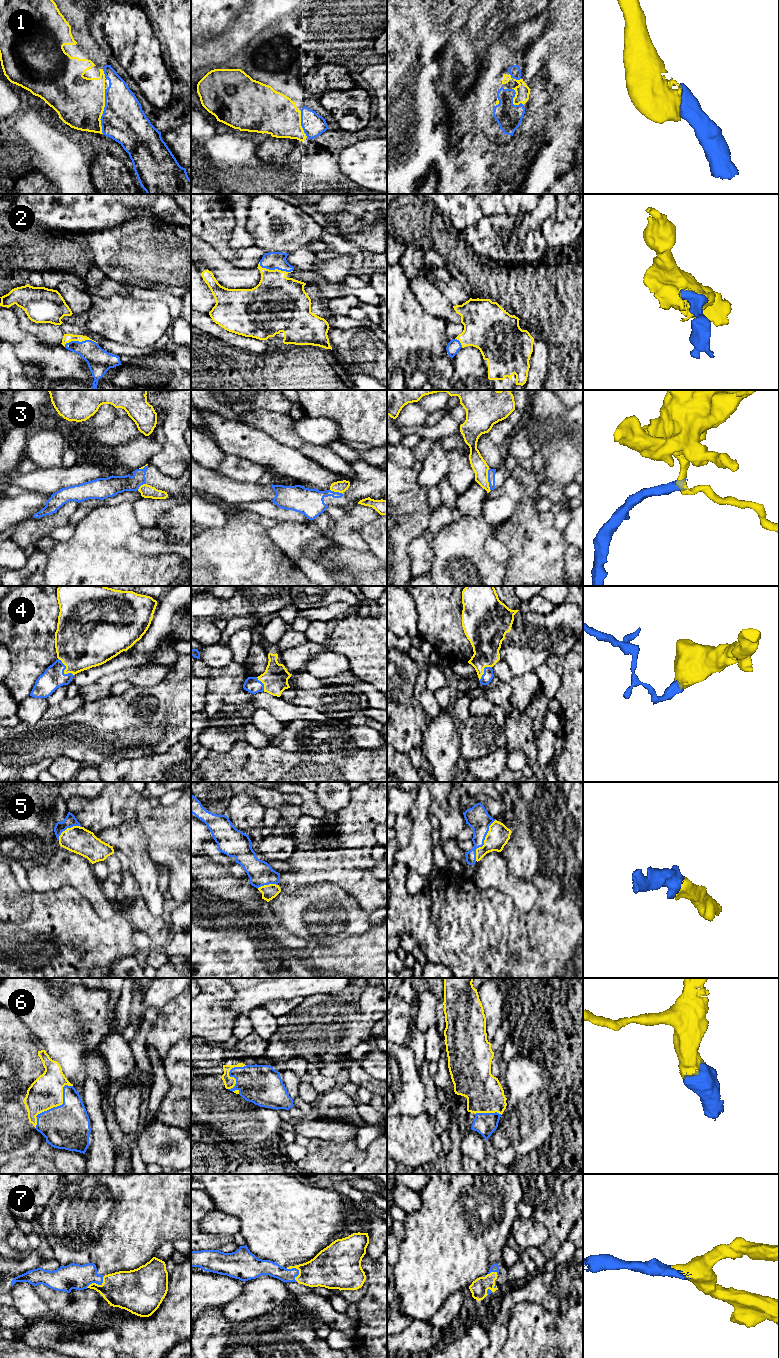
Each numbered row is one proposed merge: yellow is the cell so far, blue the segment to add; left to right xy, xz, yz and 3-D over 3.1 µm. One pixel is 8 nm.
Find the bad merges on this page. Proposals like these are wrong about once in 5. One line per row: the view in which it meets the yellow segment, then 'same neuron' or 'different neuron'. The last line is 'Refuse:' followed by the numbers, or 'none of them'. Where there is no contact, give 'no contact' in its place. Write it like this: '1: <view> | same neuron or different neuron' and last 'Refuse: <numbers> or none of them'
1: xy | same neuron
2: xz | same neuron
3: yz | different neuron
4: xy | same neuron
5: yz | same neuron
6: xy | same neuron
7: xz | same neuron
Refuse: 3

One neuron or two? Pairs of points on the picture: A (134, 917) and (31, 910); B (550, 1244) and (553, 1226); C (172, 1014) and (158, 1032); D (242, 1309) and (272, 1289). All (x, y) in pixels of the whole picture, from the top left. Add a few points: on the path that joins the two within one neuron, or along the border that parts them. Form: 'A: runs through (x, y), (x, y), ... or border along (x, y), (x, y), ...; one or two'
A: border along (123, 911), (133, 927); two
B: runs through (553, 1240), (553, 1230); one
C: runs through (172, 1018), (162, 1028); one
D: runs through (249, 1305), (265, 1293); one

